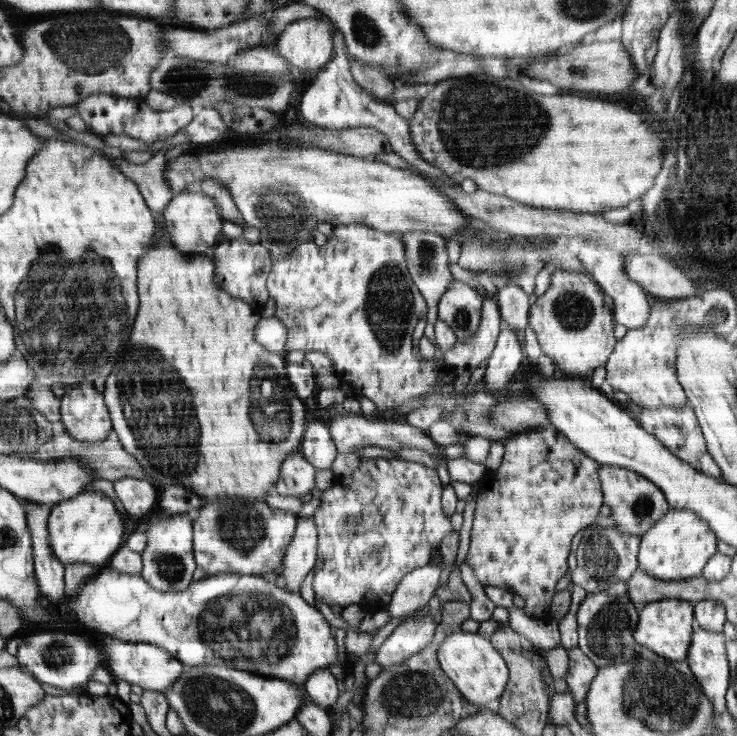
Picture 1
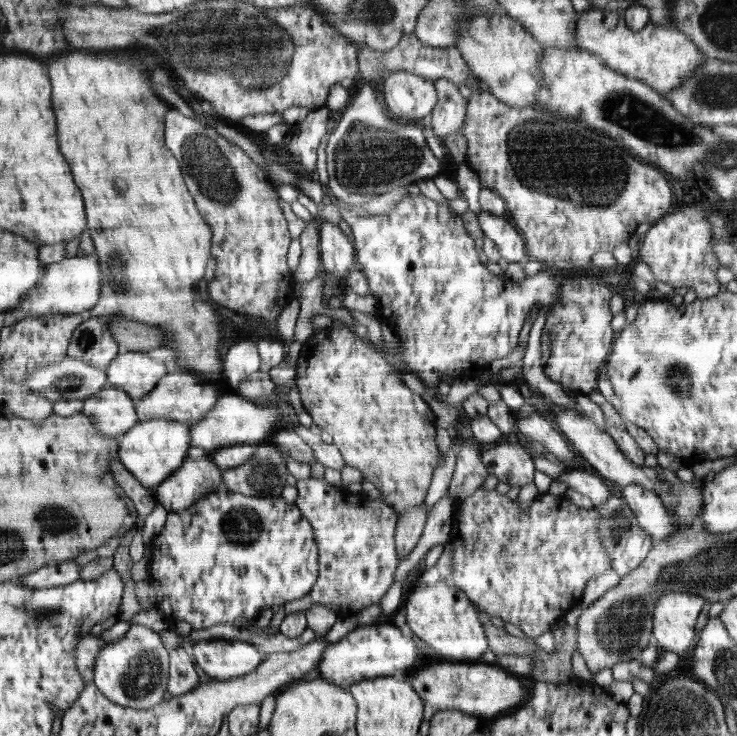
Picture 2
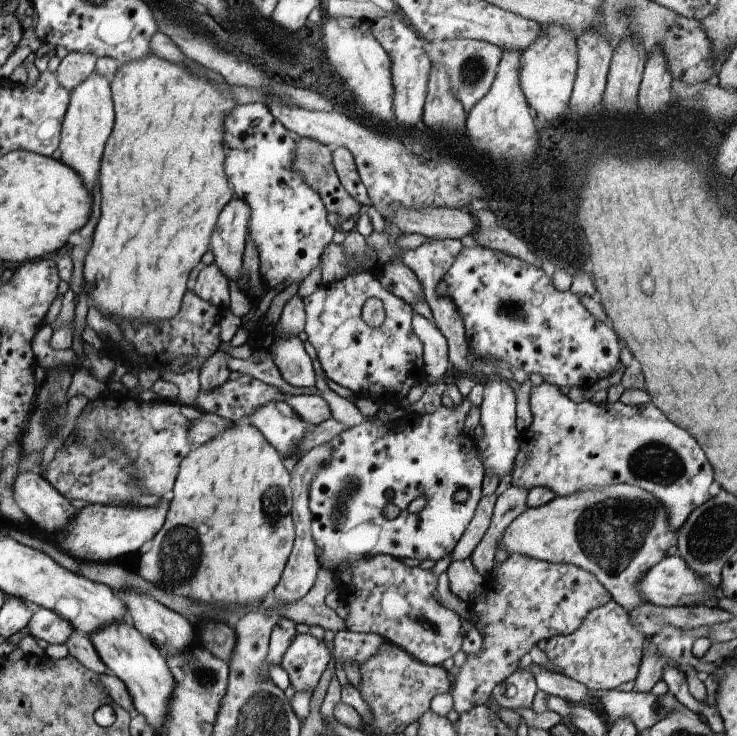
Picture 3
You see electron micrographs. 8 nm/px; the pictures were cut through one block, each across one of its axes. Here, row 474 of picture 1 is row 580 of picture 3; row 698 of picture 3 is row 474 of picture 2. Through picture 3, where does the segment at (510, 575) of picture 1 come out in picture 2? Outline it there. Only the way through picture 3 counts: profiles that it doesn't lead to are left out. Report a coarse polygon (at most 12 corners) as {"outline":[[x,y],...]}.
{"outline":[[462,441],[448,493],[469,497],[488,475],[477,445]]}

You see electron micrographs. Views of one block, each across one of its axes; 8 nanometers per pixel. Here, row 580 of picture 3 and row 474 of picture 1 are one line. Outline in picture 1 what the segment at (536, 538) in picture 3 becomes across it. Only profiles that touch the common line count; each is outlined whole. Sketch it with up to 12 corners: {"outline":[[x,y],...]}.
{"outline":[[604,464],[603,504],[620,534],[641,537],[671,508],[637,472]]}

